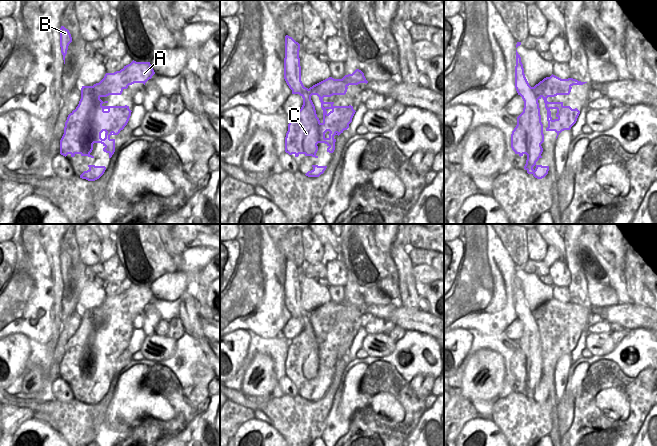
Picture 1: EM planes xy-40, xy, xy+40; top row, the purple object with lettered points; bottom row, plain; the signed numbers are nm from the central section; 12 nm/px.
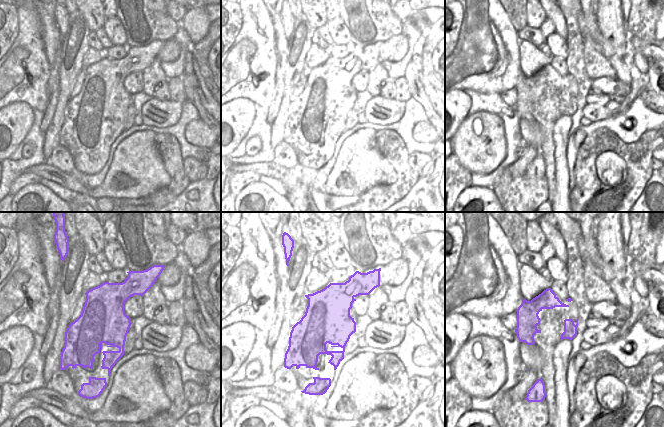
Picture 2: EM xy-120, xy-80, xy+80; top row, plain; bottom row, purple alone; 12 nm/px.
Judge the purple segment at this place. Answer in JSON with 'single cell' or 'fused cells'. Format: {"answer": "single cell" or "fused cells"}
{"answer": "fused cells"}

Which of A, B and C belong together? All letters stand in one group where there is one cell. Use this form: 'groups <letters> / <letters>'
groups A C / B

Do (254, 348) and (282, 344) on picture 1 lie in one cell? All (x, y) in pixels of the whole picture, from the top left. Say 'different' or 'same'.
same

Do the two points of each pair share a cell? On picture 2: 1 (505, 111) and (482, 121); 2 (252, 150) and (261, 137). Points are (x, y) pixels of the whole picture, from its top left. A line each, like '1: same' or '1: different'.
1: different
2: different

